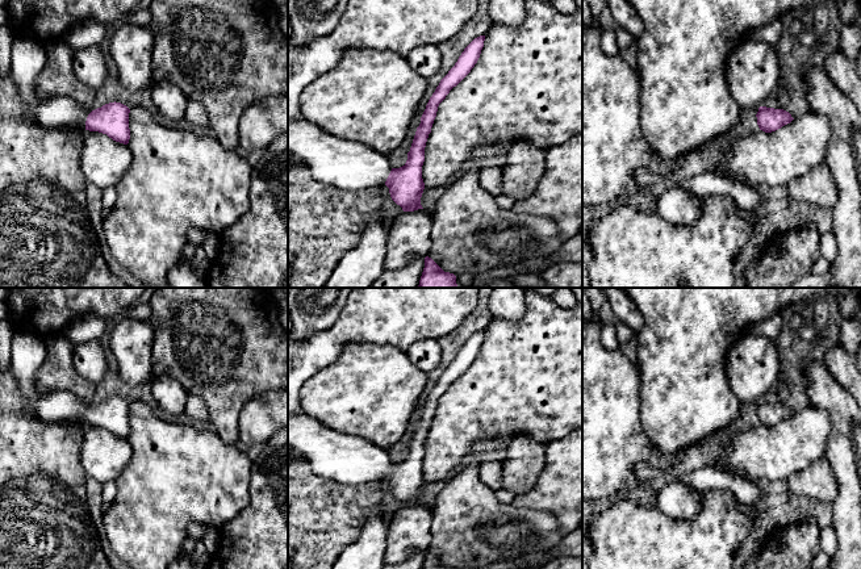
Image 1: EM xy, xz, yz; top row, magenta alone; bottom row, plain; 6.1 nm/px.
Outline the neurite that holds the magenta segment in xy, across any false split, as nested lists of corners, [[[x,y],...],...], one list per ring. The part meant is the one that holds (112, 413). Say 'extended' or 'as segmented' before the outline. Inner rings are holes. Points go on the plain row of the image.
extended | [[[14,331],[12,339],[11,369],[29,410],[39,421],[84,422],[106,428],[116,436],[128,439],[130,434],[130,403],[121,397],[109,397],[91,405],[70,392],[43,393],[35,386],[35,373],[46,359],[46,343],[30,334]]]

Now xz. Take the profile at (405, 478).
extended | [[[485,330],[475,332],[464,343],[455,360],[440,375],[421,411],[421,418],[417,422],[410,445],[407,447],[407,455],[402,461],[393,463],[388,449],[384,449],[383,447],[376,445],[359,435],[342,434],[331,428],[326,428],[315,418],[305,413],[288,415],[288,444],[291,445],[292,451],[298,452],[301,459],[310,464],[314,474],[321,476],[325,480],[358,486],[360,484],[383,481],[385,478],[389,482],[392,494],[400,499],[404,506],[423,503],[421,499],[421,491],[425,484],[422,460],[425,456],[426,436],[429,428],[431,427],[438,401],[450,388],[450,385],[456,381],[475,361],[484,342],[484,335]]]

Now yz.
as segmented | [[[760,401],[756,409],[760,424],[772,427],[790,418],[794,413],[783,403]]]

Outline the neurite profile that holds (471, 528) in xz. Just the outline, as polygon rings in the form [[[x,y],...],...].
[[[469,465],[438,494],[432,506],[431,552],[444,566],[481,568],[500,561],[542,565],[555,558],[549,553],[564,539],[553,514],[501,503],[496,493],[480,480],[477,465]]]

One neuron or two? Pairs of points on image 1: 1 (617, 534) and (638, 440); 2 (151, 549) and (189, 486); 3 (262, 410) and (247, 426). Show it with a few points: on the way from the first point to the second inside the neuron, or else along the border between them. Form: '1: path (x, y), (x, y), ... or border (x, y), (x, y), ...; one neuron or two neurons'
1: border (626, 496), (604, 505); two neurons
2: path (151, 534), (151, 524), (174, 502); one neuron
3: path (259, 414), (251, 422); one neuron

